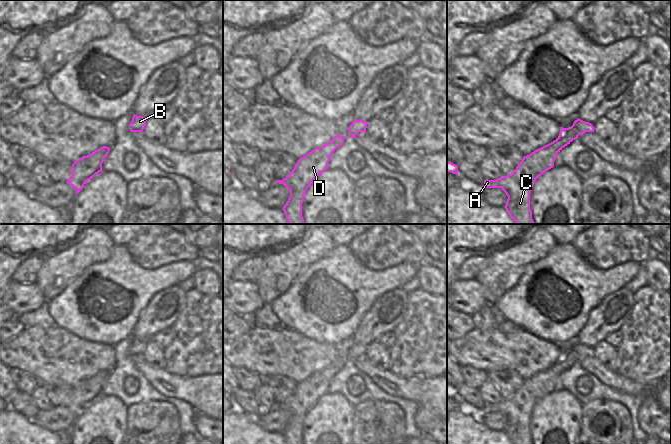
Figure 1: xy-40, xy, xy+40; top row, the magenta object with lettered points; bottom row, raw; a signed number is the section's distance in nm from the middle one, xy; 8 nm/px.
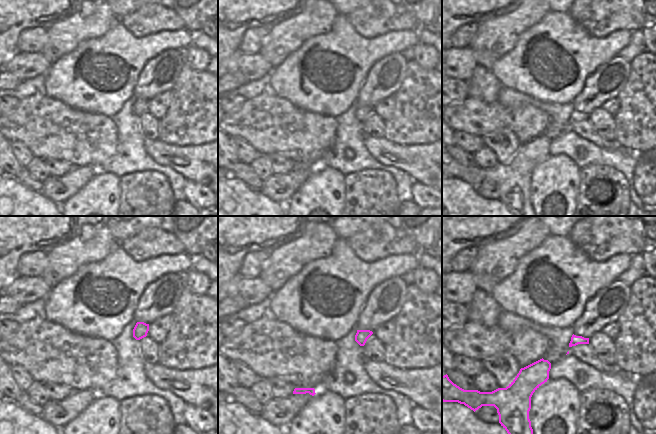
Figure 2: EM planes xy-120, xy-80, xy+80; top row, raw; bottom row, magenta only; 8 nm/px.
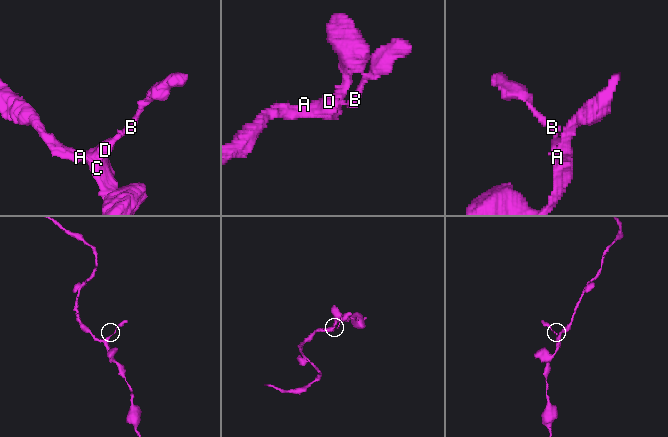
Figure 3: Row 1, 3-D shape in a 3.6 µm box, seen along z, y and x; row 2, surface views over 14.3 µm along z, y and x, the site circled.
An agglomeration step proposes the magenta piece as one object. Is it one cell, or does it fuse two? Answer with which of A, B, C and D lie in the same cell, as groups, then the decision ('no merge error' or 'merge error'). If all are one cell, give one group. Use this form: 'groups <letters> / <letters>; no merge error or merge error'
groups A B C D; no merge error

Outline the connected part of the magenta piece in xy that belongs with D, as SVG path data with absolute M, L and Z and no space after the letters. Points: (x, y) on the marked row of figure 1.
M338 134L327 144L300 158L283 180L276 180L290 191L290 197L282 209L289 224L304 224L304 195L308 187L328 168L332 153L344 143L344 139L344 136Z

